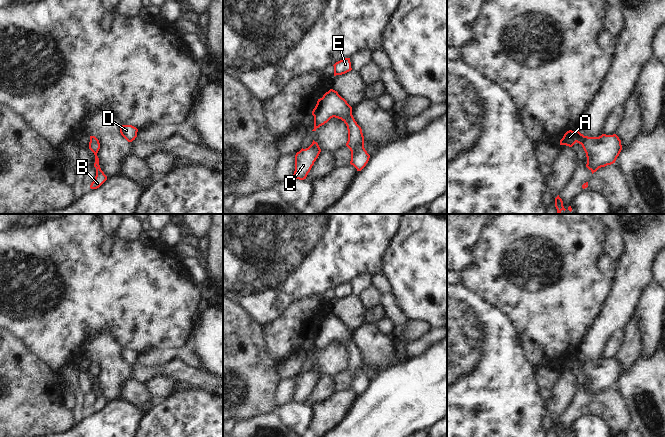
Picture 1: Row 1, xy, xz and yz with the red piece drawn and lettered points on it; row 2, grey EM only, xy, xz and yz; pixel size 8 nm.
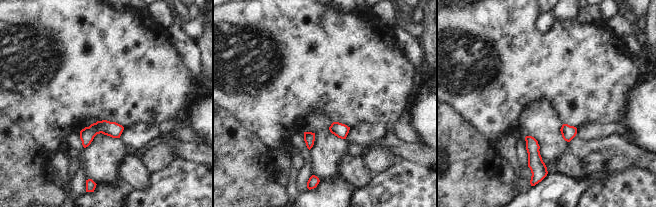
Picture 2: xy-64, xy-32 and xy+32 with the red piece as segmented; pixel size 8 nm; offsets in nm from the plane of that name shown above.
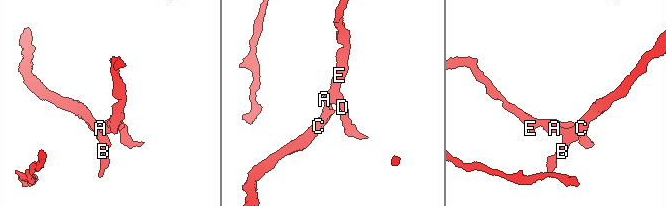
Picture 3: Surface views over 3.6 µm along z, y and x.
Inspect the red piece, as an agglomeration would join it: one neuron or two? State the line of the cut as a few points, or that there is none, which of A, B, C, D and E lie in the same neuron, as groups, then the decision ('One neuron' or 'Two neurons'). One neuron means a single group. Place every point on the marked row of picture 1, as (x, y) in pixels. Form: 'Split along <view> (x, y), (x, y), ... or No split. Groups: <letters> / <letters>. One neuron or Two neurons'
No split. Groups: A B C D E. One neuron

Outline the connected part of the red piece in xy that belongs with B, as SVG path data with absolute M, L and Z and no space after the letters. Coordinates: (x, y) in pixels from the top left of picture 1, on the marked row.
M90 136L89 149L95 155L94 167L96 168L96 176L95 176L94 181L91 183L90 188L97 189L107 180L107 176L101 170L100 165L99 165L99 158L97 156L97 153L100 149L100 143L99 143L99 140L95 136Z

